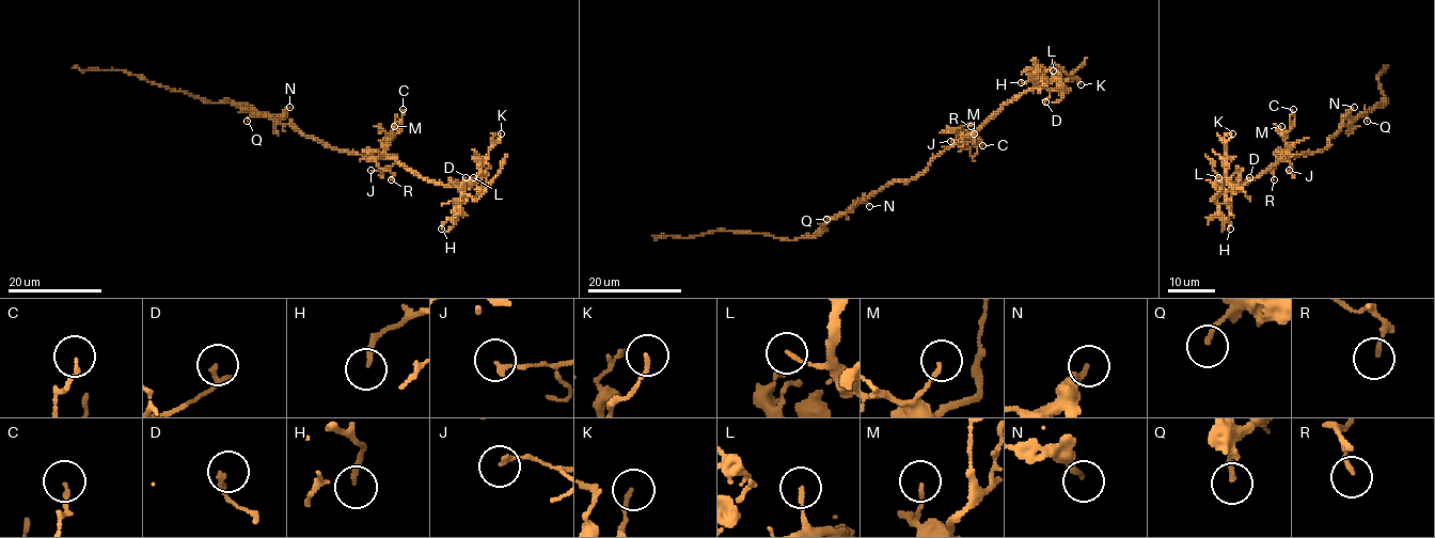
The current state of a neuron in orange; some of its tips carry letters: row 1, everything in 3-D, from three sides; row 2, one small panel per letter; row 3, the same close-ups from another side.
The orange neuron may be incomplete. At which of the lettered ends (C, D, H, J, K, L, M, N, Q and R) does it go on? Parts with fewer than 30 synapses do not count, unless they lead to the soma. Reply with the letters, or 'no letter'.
no letter

